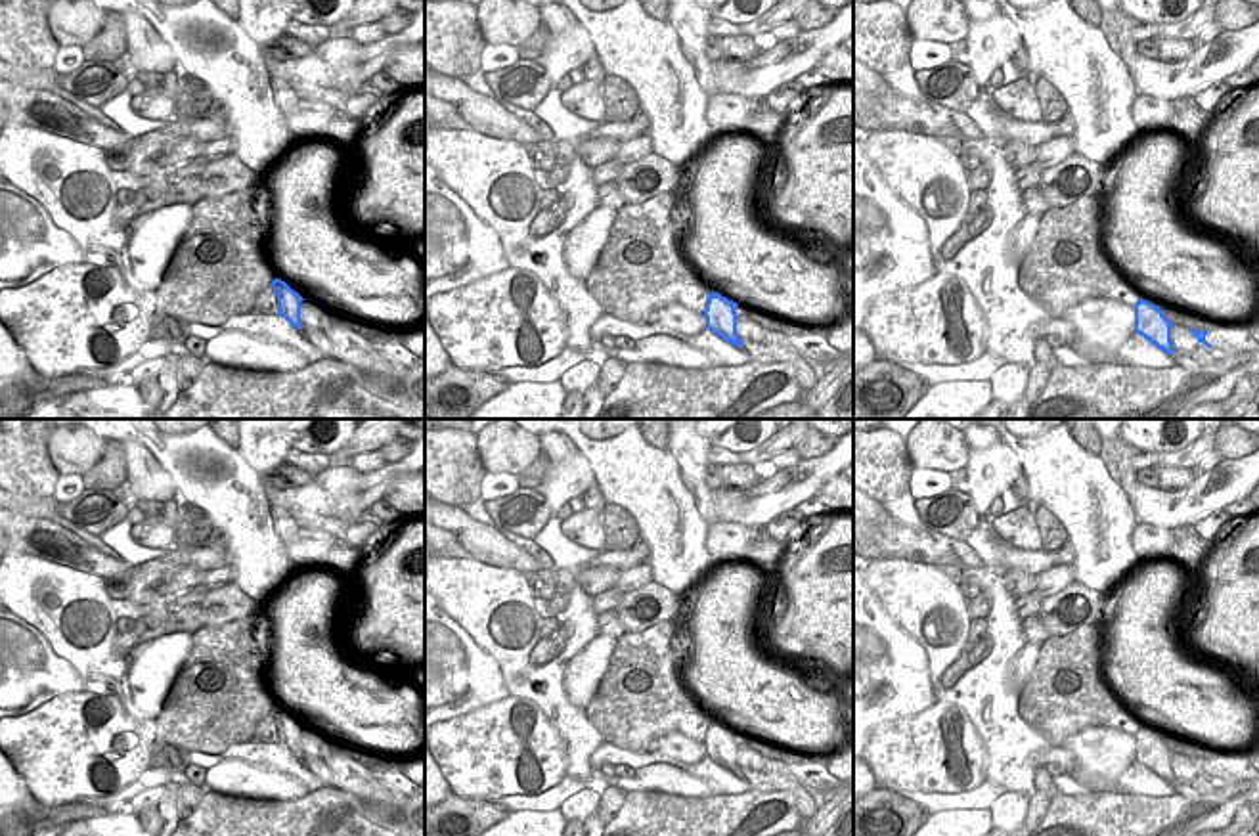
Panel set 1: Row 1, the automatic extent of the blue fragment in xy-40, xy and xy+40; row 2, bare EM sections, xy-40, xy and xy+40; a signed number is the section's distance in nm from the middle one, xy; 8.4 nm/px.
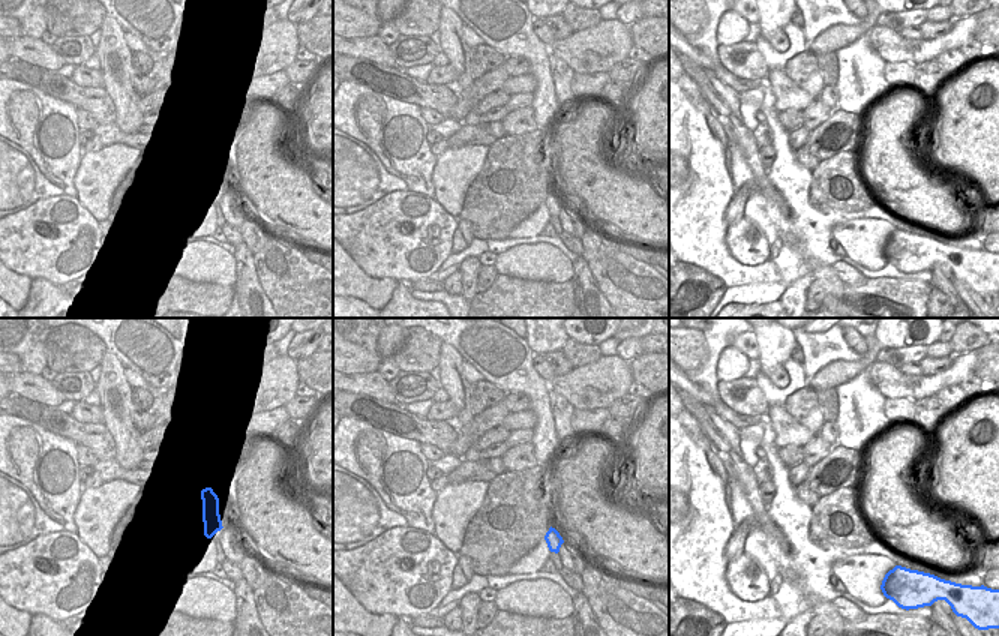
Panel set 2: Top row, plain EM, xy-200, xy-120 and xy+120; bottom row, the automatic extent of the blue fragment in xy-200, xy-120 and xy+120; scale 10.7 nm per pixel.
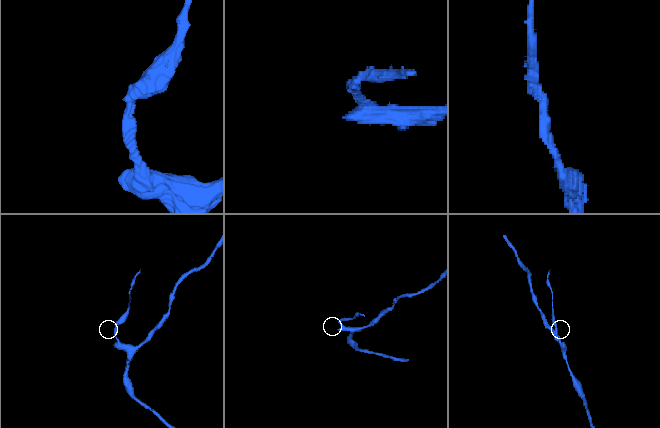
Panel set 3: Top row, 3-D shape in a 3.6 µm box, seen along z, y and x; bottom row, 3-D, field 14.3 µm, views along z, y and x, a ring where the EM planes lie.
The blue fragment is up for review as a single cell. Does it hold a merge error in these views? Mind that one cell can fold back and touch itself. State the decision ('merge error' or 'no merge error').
merge error

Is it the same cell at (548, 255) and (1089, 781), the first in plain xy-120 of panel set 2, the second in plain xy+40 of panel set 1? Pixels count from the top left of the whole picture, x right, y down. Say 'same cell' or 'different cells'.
same cell

